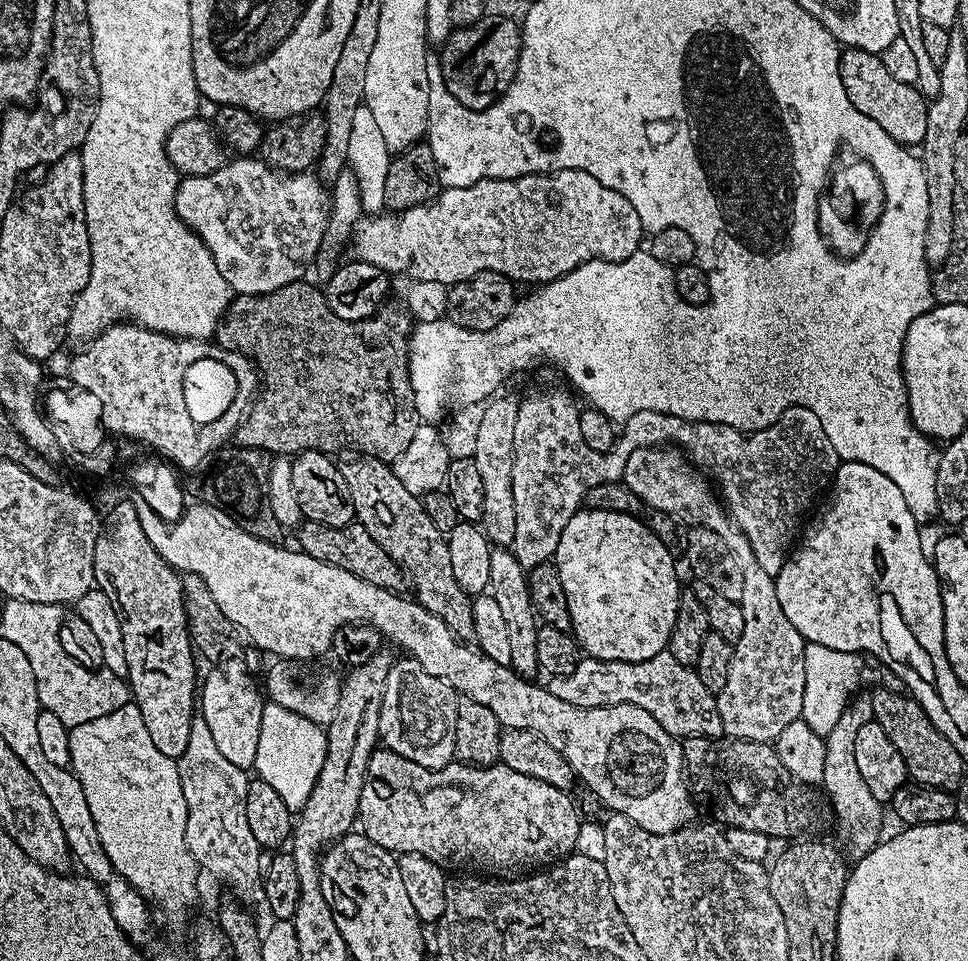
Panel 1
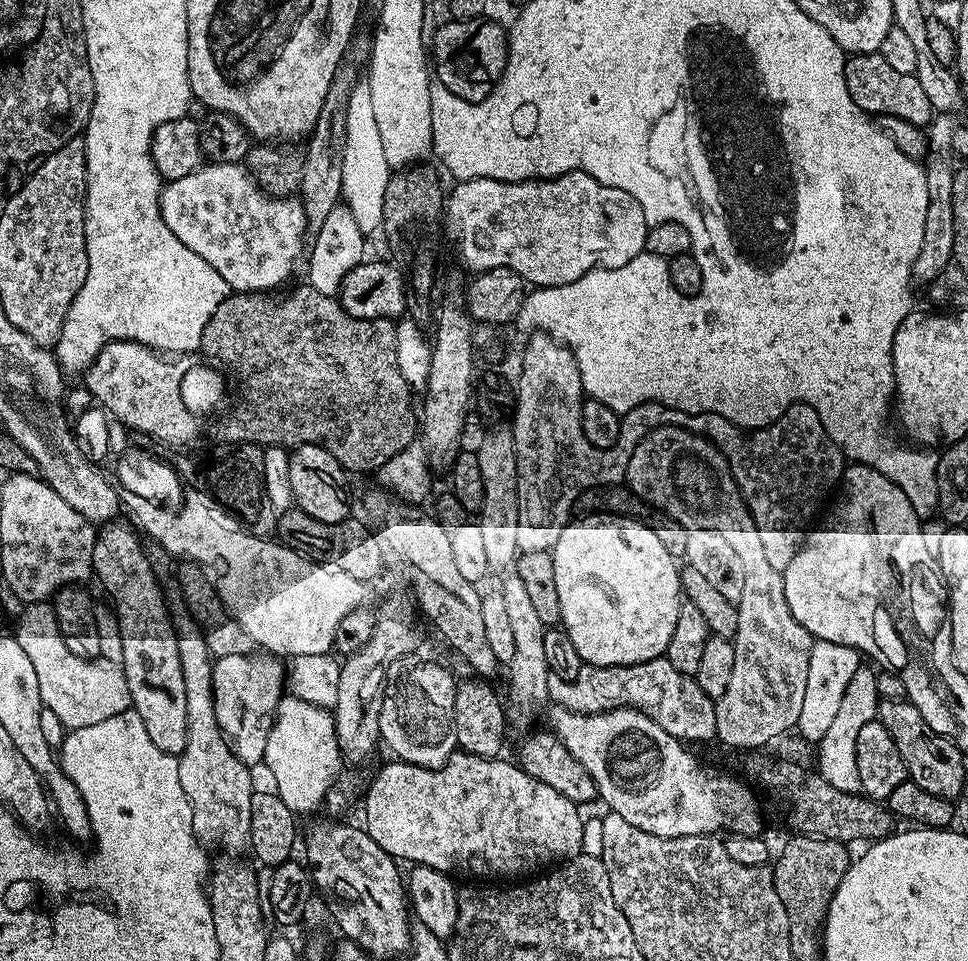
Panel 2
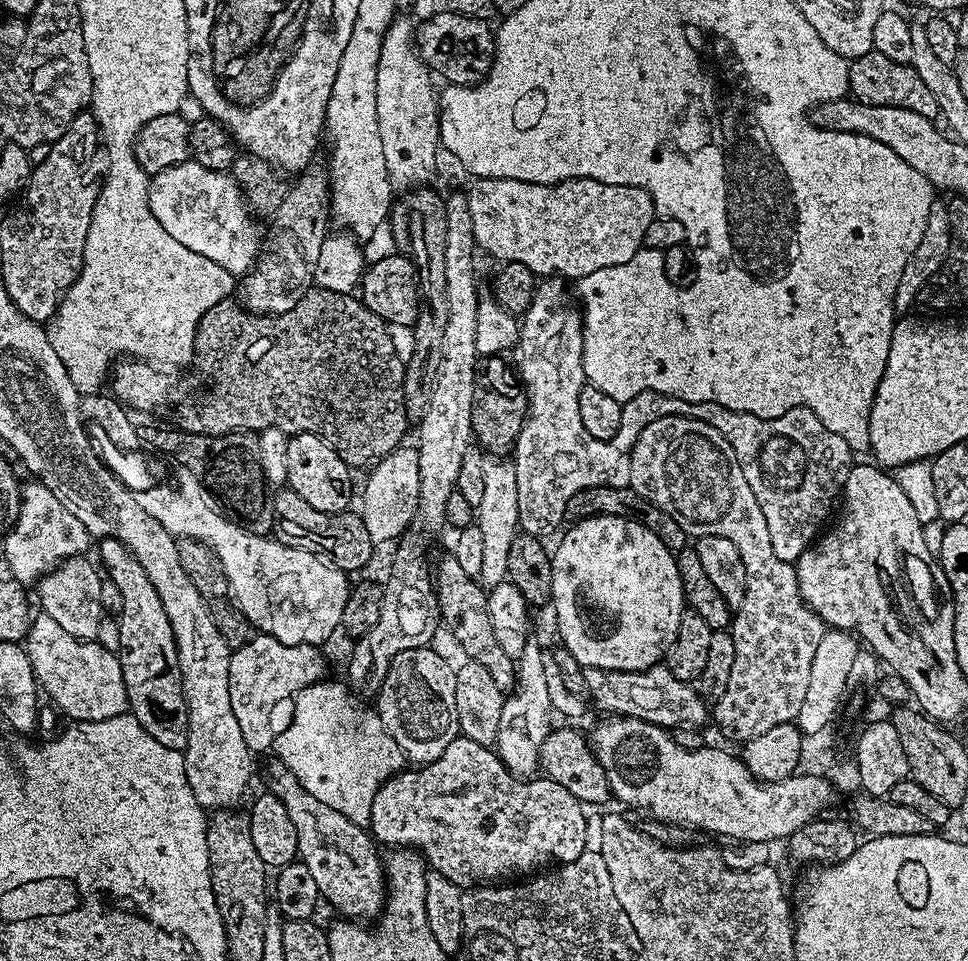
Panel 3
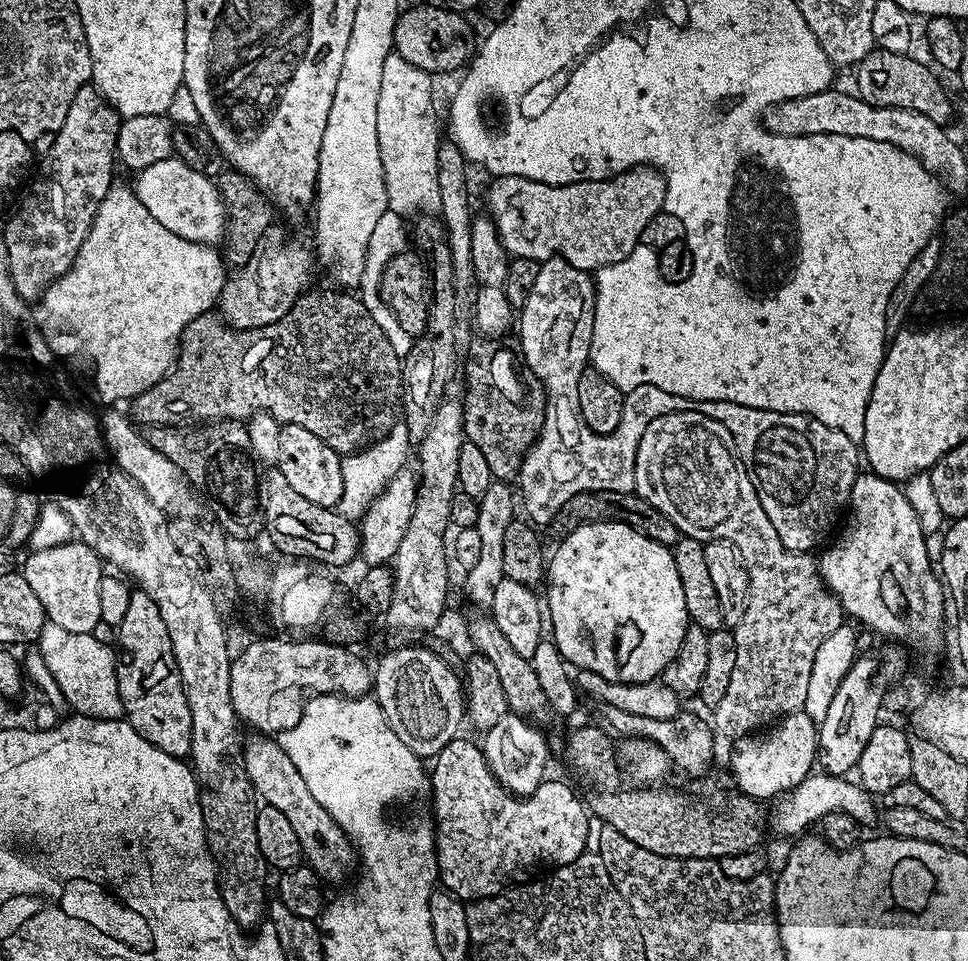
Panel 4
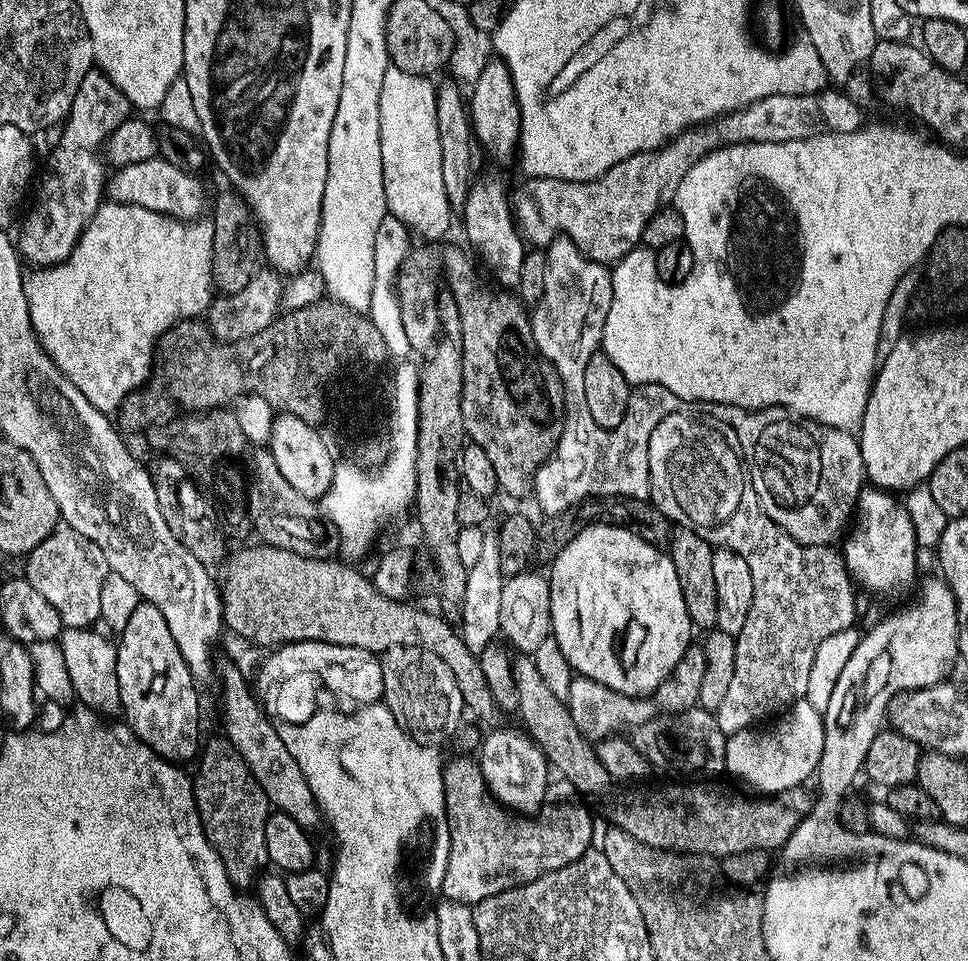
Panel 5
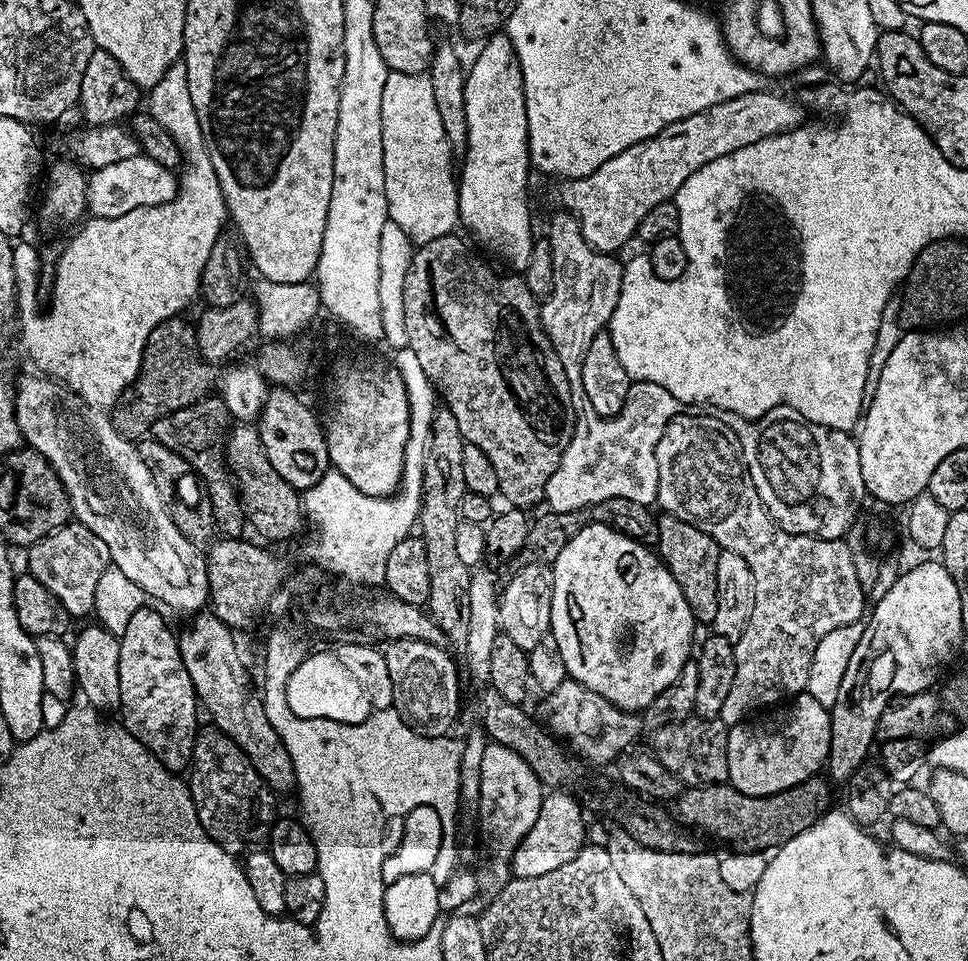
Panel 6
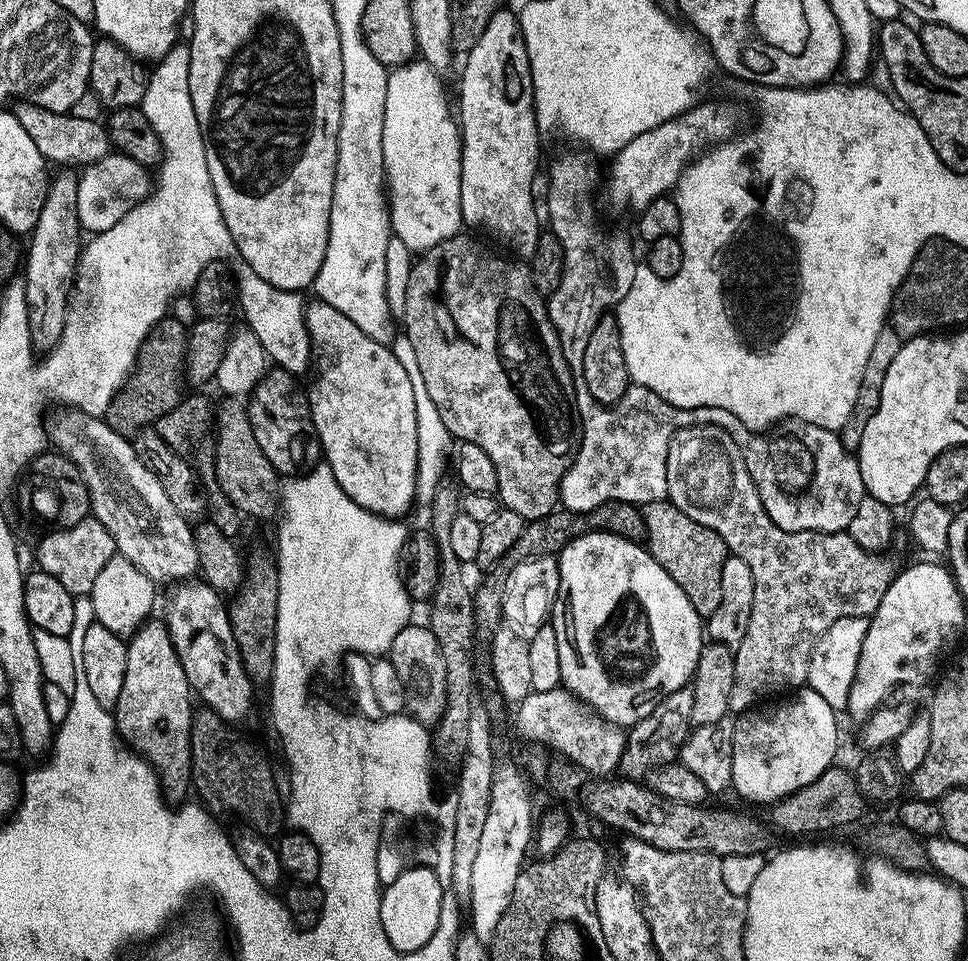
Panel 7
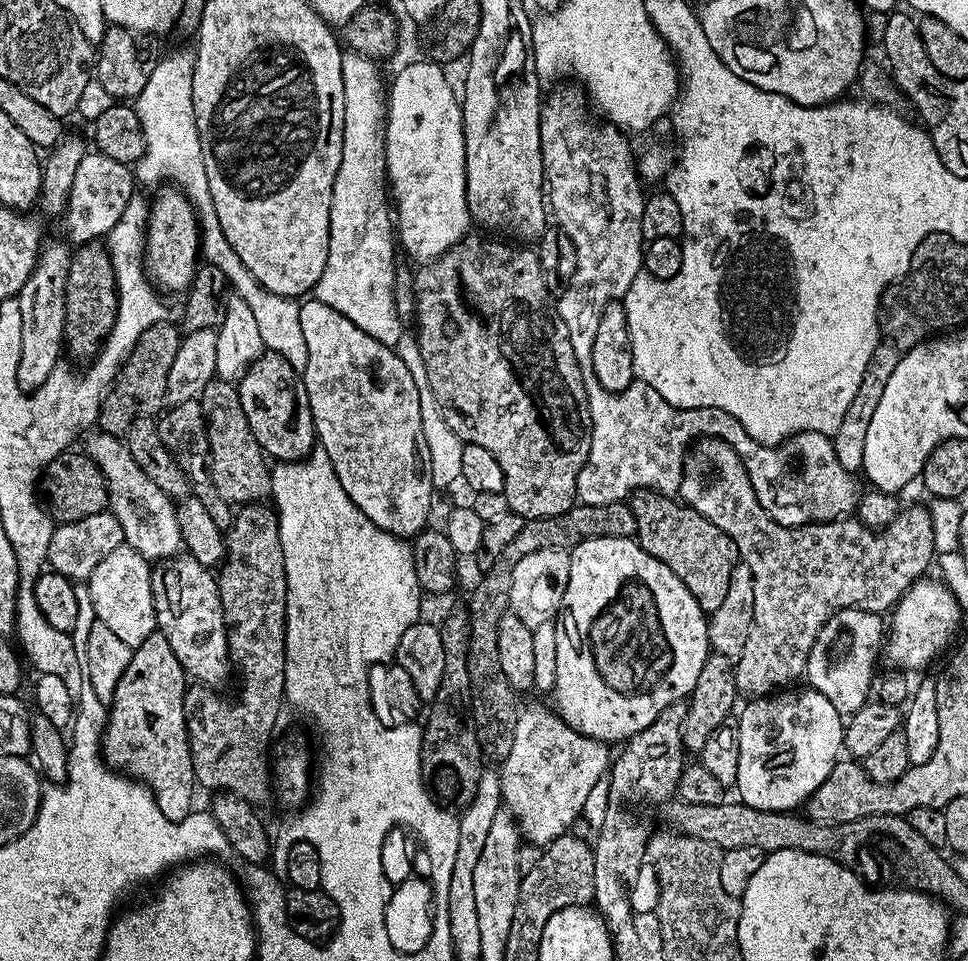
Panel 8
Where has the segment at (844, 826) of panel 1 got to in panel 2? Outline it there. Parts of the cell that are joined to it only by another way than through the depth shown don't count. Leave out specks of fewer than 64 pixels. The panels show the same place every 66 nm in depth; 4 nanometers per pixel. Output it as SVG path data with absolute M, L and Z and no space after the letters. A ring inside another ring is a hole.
M868 666L854 670L854 678L850 678L850 686L846 686L846 694L842 694L842 703L838 705L837 716L830 721L826 735L818 741L820 748L818 771L822 778L826 778L826 782L830 782L830 786L834 786L834 790L855 794L860 792L856 753L858 733L862 731L862 726L866 726L866 722L877 719L880 702L880 695L876 689L876 672Z

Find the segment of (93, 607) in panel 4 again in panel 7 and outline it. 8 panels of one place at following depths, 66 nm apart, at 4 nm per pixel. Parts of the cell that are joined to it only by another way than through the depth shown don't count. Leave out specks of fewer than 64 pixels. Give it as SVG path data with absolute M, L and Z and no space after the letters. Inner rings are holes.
M89 518L69 528L56 528L49 536L42 537L40 549L36 552L36 560L40 563L37 564L39 571L58 578L58 582L62 582L62 586L66 586L66 590L72 596L84 598L89 595L94 580L102 568L115 555L117 555L116 543L110 530L106 530L102 522Z

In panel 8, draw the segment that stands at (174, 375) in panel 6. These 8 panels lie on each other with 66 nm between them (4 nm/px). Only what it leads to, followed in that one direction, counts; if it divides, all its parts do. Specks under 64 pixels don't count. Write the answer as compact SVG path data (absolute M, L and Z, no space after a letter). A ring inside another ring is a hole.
M165 318L154 322L154 326L147 328L138 338L134 350L126 358L120 373L116 375L116 381L108 389L104 401L100 404L99 431L111 436L127 437L134 418L155 417L165 407L167 378L182 339L181 329L179 327L176 329L170 320Z

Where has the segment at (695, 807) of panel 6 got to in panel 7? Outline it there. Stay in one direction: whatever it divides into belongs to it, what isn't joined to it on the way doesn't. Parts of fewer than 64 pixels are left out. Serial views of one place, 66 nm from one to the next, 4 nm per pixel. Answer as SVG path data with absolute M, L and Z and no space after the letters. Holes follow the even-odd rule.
M833 766L827 768L818 778L814 778L810 786L802 786L802 790L775 801L770 808L773 824L771 827L776 827L788 836L804 836L807 832L828 832L831 828L854 823L863 814L864 807L866 801L860 795L855 775L849 769L847 772L844 768Z

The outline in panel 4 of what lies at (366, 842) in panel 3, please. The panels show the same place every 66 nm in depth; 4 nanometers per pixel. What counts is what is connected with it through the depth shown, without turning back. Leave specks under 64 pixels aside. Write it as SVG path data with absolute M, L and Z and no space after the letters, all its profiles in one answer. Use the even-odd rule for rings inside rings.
M268 734L250 736L252 737L242 744L242 772L251 782L253 792L264 804L274 806L274 810L279 810L292 823L294 831L298 834L298 842L302 842L304 860L308 867L319 874L321 881L331 885L330 883L336 884L339 880L346 879L348 875L351 877L358 864L358 852L352 846L352 839L344 833L342 826L338 826L338 822L334 822L330 814L326 814L326 806L322 806L322 802L318 802L318 798L310 794L310 786L302 782L298 766L290 762L290 754L282 750L279 739Z

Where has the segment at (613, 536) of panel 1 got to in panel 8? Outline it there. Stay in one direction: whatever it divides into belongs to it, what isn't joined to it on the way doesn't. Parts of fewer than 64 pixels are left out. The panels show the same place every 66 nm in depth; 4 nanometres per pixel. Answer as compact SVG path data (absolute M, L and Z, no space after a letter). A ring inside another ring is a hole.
M590 538L582 542L570 552L570 582L566 582L566 594L562 594L562 606L558 613L556 624L556 637L558 638L558 674L556 675L555 711L572 729L584 736L592 736L595 740L605 742L623 742L634 734L646 730L666 706L679 700L687 701L694 686L698 682L698 674L702 671L702 662L706 662L710 645L708 643L708 616L694 602L694 594L686 590L684 583L673 574L658 558L646 554L639 543L632 538Z

